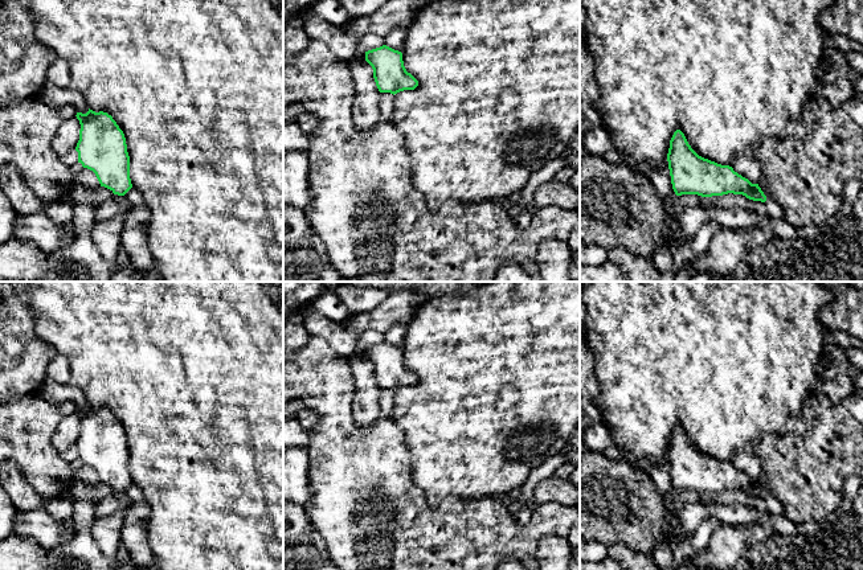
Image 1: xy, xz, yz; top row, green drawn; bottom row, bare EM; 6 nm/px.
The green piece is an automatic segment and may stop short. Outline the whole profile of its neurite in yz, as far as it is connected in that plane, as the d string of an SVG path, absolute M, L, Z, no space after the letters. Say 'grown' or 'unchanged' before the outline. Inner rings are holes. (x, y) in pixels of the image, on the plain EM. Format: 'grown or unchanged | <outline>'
unchanged | M676 426L670 436L667 458L676 492L712 493L733 489L753 497L766 497L758 480L752 480L729 462L721 462L699 452L680 426Z

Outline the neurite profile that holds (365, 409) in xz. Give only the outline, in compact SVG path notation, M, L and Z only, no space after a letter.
M356 348L348 361L355 381L352 417L359 427L369 428L381 418L379 403L381 389L373 374L373 365L365 357L365 349Z

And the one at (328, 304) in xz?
M326 291L316 300L311 302L307 307L298 311L294 317L306 317L310 312L323 315L334 321L341 323L348 316L347 307L338 298L335 291Z

